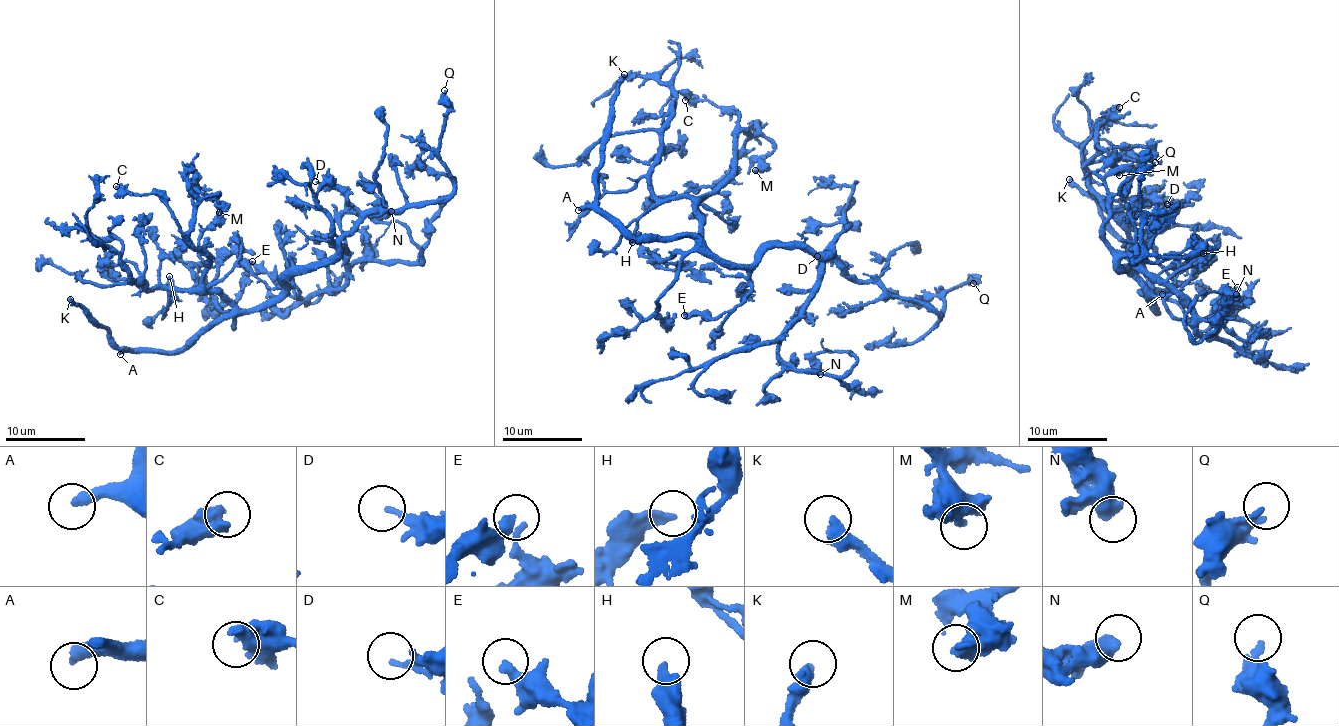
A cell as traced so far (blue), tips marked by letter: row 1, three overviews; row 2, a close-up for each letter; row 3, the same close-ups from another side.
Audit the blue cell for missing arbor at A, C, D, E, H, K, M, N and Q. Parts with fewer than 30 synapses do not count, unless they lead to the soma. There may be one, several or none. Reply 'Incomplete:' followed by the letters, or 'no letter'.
Incomplete: A, K

